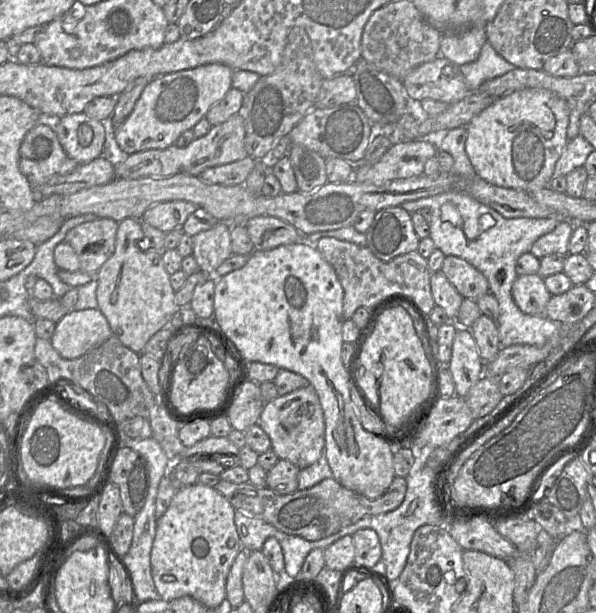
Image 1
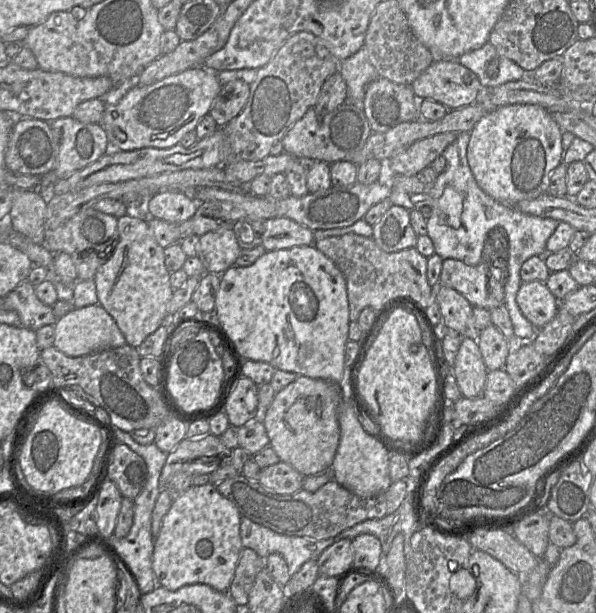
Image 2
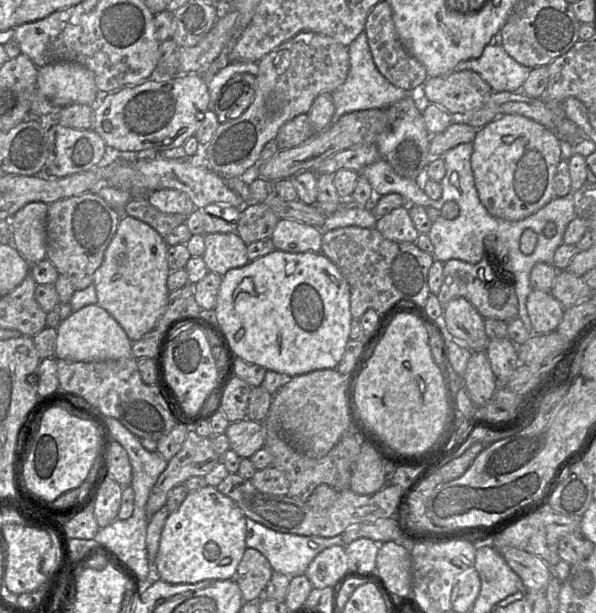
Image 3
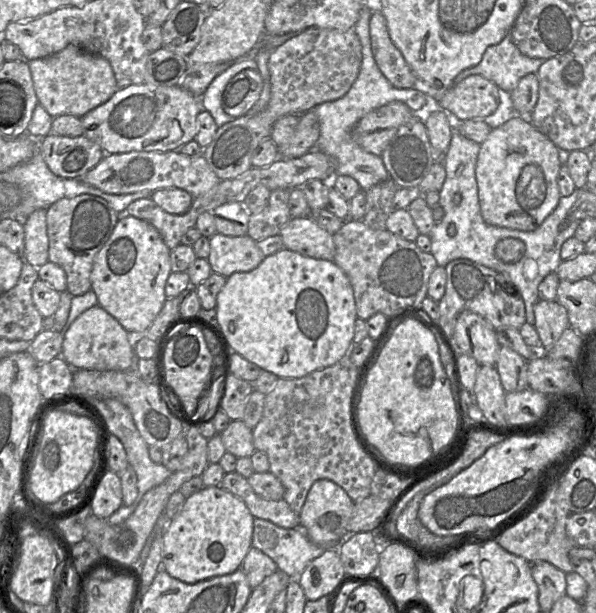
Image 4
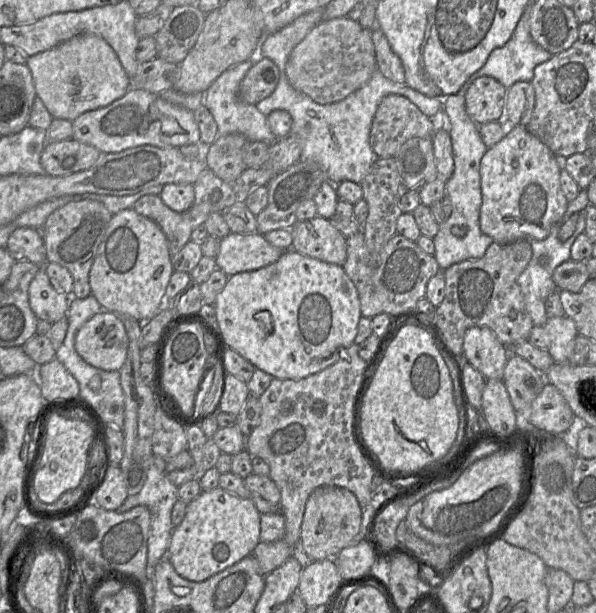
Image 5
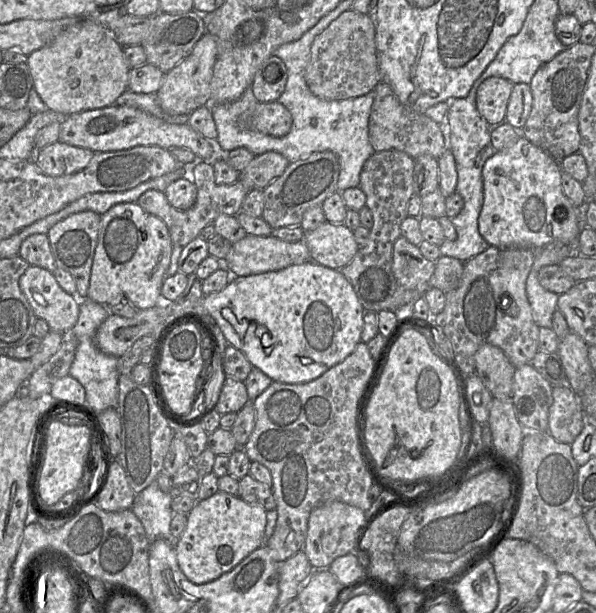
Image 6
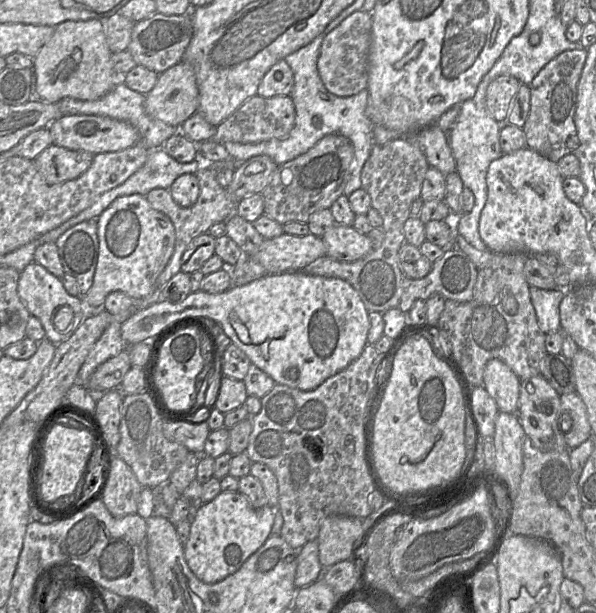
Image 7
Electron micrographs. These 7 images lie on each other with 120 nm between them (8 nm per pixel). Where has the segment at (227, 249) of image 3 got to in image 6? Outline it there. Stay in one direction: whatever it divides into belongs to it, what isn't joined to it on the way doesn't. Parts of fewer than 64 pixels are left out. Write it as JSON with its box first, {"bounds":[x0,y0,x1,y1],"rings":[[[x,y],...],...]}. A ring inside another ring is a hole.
{"bounds":[224,235,310,277],"rings":[[[248,235],[232,244],[224,264],[232,277],[242,277],[303,264],[310,259],[303,240],[285,242],[273,236]]]}

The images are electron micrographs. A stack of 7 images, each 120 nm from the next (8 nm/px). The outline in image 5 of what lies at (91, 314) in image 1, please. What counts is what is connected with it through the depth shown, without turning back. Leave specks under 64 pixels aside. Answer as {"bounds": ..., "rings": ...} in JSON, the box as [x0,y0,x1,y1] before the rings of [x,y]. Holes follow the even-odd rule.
{"bounds":[74,311,128,371],"rings":[[[110,311],[95,314],[77,331],[74,348],[91,366],[119,371],[128,349],[128,338],[119,316]]]}

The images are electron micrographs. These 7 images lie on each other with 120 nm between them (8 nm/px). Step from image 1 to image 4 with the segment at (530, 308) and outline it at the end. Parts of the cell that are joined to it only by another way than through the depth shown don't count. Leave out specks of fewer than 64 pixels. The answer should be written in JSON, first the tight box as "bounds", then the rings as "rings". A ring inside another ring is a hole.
{"bounds":[534,300,569,350],"rings":[[[538,300],[534,305],[534,327],[538,333],[542,350],[550,350],[569,327],[566,309],[555,301]]]}

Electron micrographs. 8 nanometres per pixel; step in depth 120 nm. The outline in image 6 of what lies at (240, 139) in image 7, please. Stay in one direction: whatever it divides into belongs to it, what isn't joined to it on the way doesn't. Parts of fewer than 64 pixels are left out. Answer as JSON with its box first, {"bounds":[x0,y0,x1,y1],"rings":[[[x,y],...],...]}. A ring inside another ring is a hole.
{"bounds":[238,101,292,137],"rings":[[[278,101],[251,106],[238,118],[242,130],[252,130],[273,137],[287,135],[292,127],[290,111]]]}

